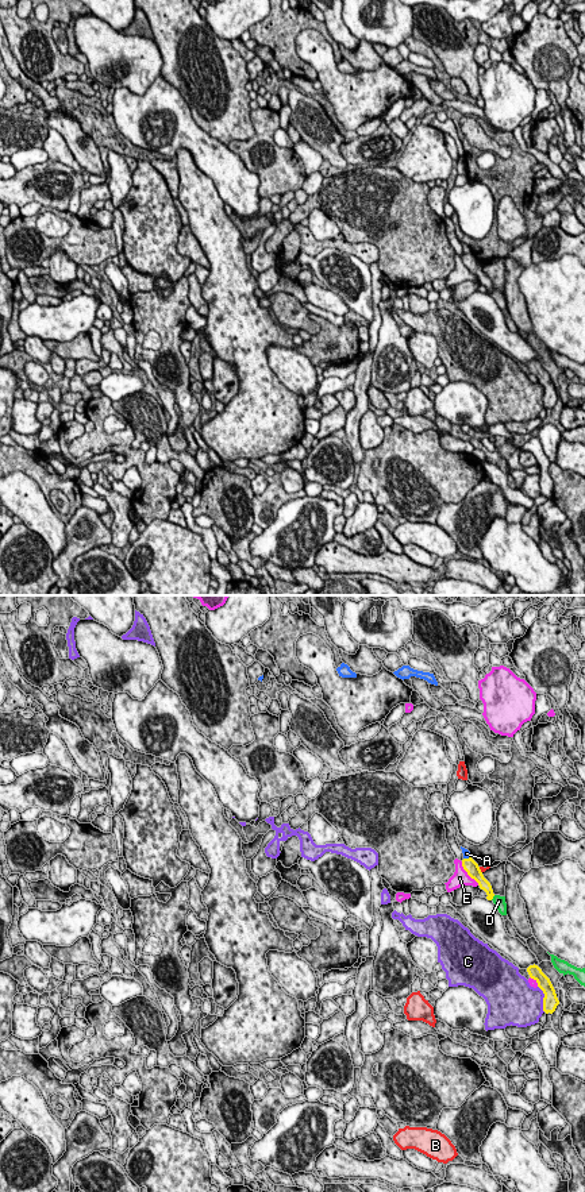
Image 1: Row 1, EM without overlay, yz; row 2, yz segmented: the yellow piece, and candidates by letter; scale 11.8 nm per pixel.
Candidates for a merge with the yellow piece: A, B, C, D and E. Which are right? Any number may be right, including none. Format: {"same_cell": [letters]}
{"same_cell": []}

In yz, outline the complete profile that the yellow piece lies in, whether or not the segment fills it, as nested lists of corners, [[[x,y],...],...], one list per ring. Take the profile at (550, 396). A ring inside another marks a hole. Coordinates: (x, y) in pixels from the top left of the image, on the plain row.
[[[530,360],[527,363],[527,367],[531,374],[534,374],[538,378],[538,382],[543,386],[543,406],[546,409],[553,409],[559,400],[559,396],[557,393],[555,385],[550,377],[550,374],[542,367],[542,364],[538,360]]]

